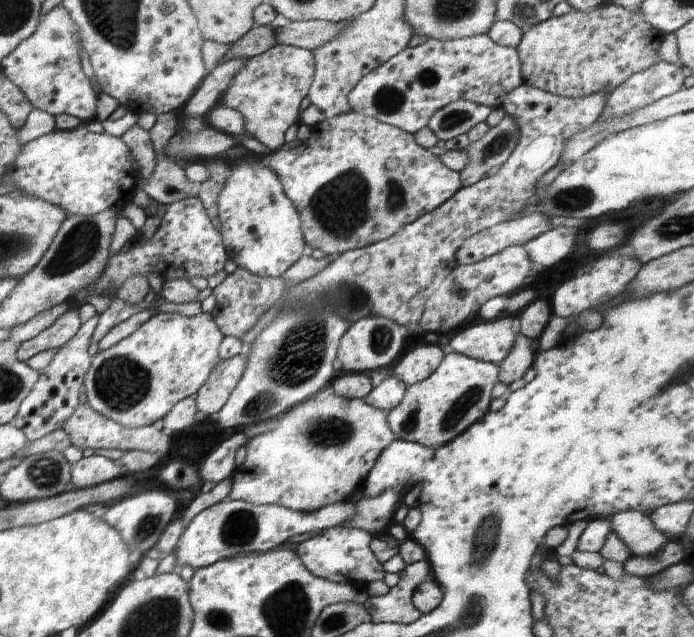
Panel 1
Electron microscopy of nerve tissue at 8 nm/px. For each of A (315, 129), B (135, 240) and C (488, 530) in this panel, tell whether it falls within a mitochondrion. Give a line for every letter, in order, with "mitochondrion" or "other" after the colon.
A: other
B: other
C: mitochondrion

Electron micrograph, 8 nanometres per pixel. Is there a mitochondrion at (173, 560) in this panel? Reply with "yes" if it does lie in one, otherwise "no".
no

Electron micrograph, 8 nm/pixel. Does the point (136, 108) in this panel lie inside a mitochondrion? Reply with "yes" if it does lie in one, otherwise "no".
no

